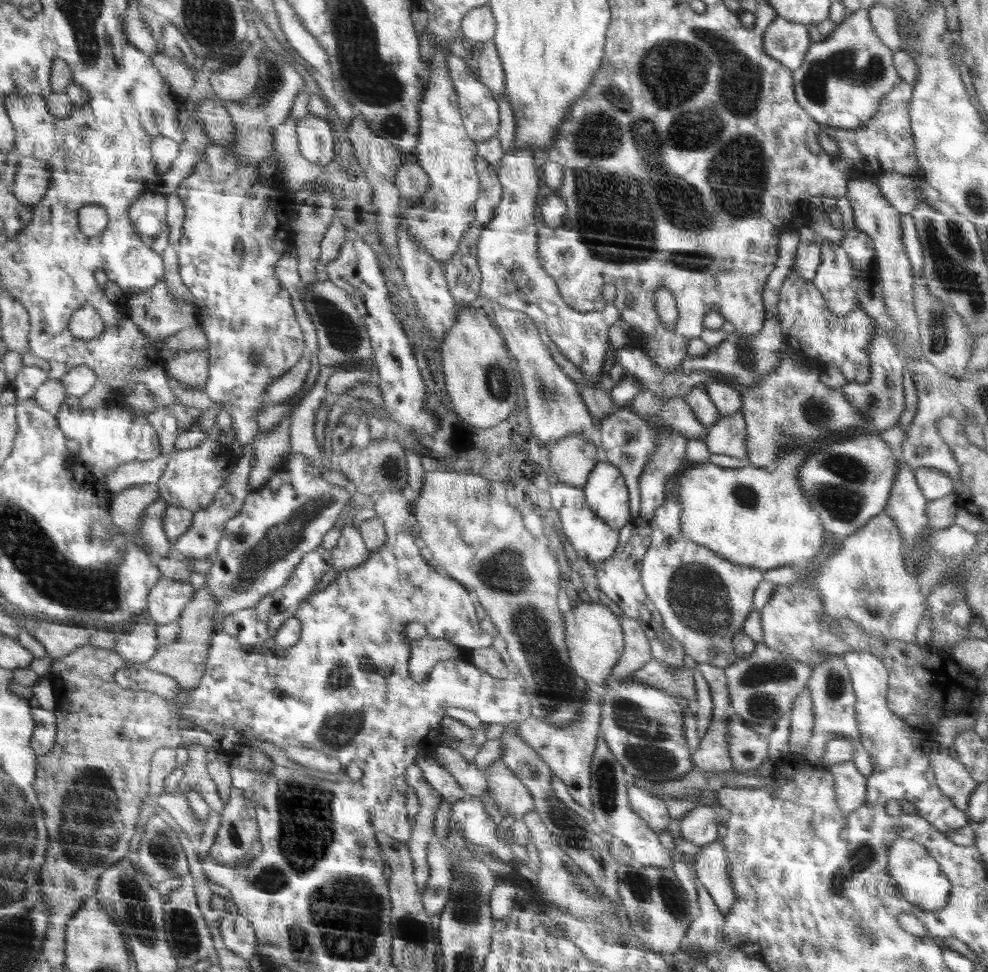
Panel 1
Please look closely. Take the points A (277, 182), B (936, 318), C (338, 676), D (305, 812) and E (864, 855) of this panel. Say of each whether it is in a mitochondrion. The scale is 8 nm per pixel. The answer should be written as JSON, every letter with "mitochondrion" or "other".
{"A":"other","B":"mitochondrion","C":"mitochondrion","D":"mitochondrion","E":"mitochondrion"}

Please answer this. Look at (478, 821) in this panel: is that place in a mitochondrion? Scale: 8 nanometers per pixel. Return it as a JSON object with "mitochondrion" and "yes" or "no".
{"mitochondrion":"no"}

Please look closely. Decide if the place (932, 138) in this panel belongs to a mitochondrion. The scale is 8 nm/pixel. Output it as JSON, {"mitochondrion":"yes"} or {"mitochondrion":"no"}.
{"mitochondrion":"no"}

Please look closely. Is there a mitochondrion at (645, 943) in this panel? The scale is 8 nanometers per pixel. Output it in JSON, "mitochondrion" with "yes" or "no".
{"mitochondrion":"no"}

